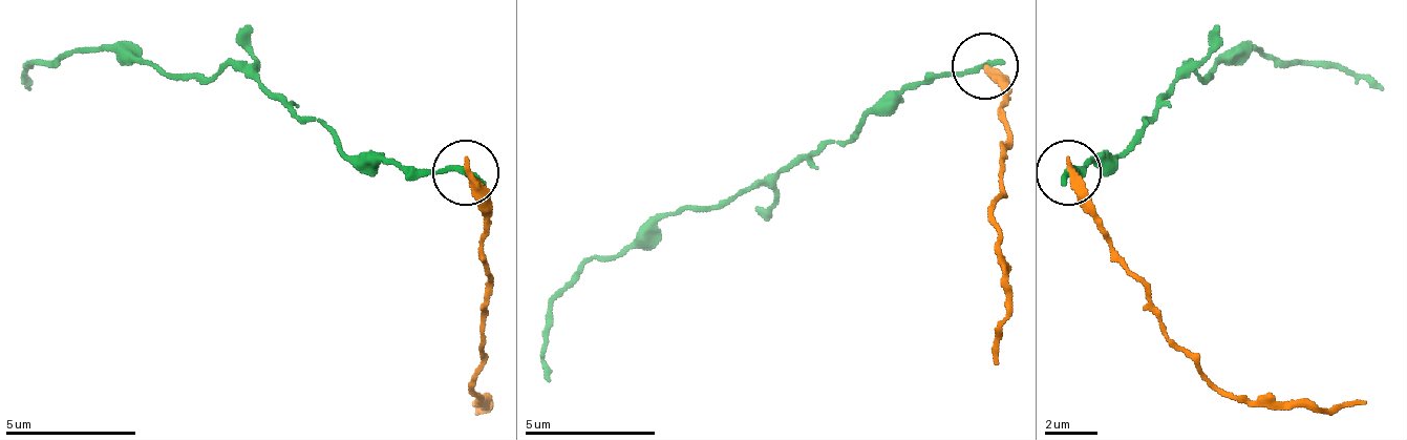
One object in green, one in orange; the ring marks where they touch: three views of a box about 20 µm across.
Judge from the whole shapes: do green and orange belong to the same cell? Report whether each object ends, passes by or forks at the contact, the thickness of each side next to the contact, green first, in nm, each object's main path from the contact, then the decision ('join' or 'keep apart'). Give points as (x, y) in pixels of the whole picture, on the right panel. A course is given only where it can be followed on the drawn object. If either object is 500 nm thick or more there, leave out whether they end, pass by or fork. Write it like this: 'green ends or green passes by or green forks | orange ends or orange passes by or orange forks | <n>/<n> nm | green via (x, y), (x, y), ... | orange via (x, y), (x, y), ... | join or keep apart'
green ends | orange ends | 280/300 nm | green via (1066, 171), (1106, 164), (1145, 131), (1145, 119), (1191, 66), (1203, 79), (1256, 53), (1361, 72), (1381, 92) | orange via (1066, 171), (1138, 283), (1145, 309), (1217, 394), (1316, 407), (1368, 400) | keep apart

